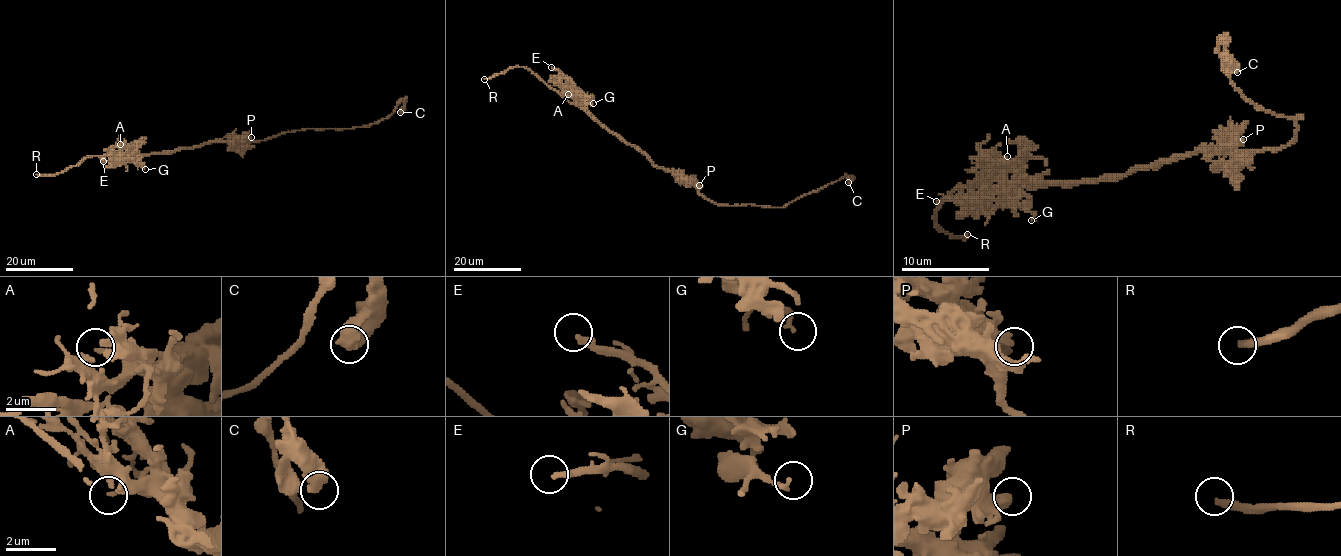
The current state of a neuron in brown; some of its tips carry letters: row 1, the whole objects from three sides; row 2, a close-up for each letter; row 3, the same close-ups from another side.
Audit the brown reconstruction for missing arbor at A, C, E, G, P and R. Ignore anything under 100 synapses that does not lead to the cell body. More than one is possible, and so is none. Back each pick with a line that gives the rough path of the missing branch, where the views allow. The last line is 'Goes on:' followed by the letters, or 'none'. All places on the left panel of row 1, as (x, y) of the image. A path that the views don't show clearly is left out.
Goes on: R

